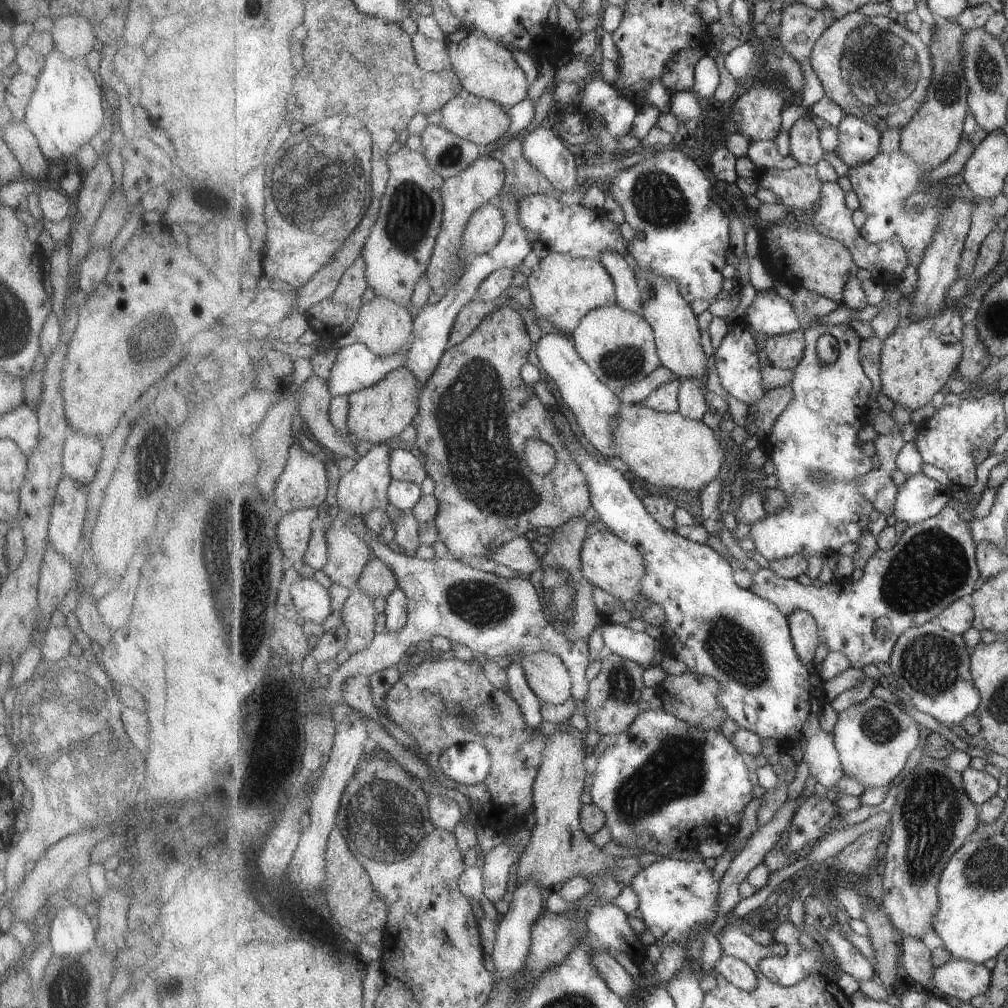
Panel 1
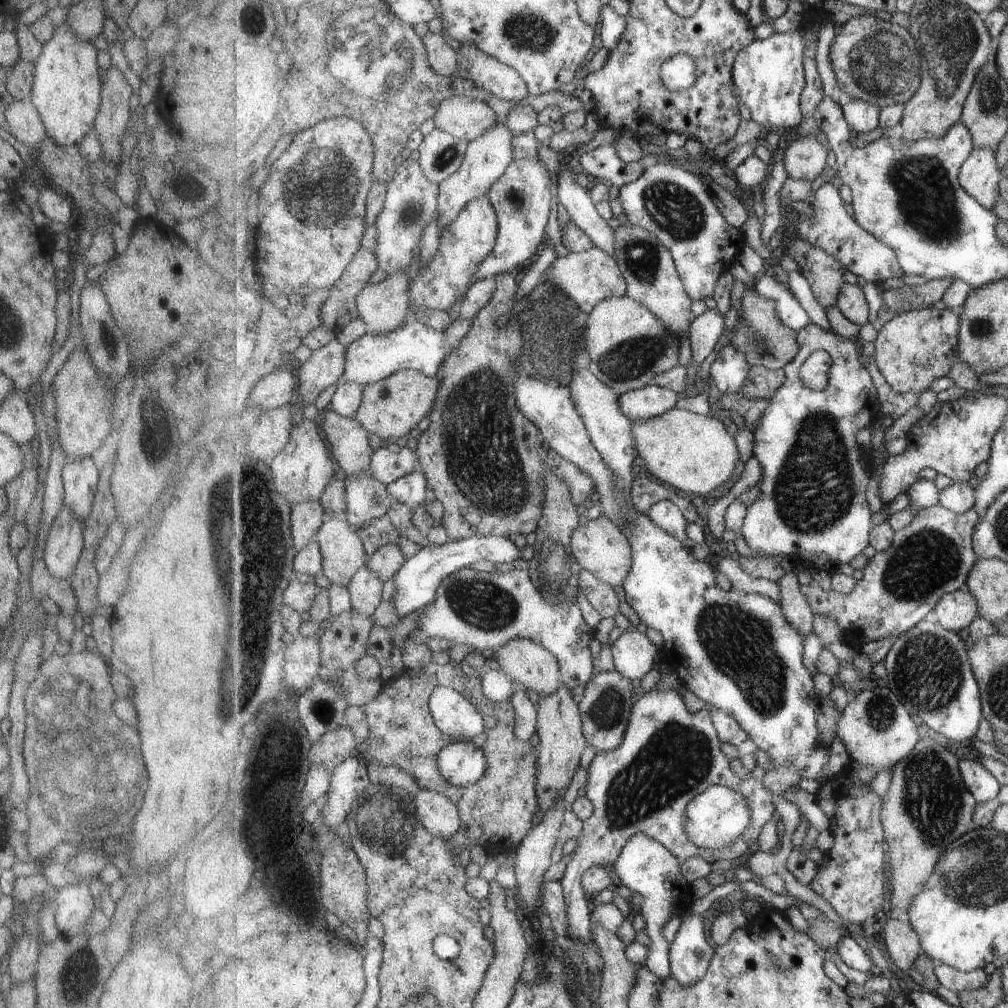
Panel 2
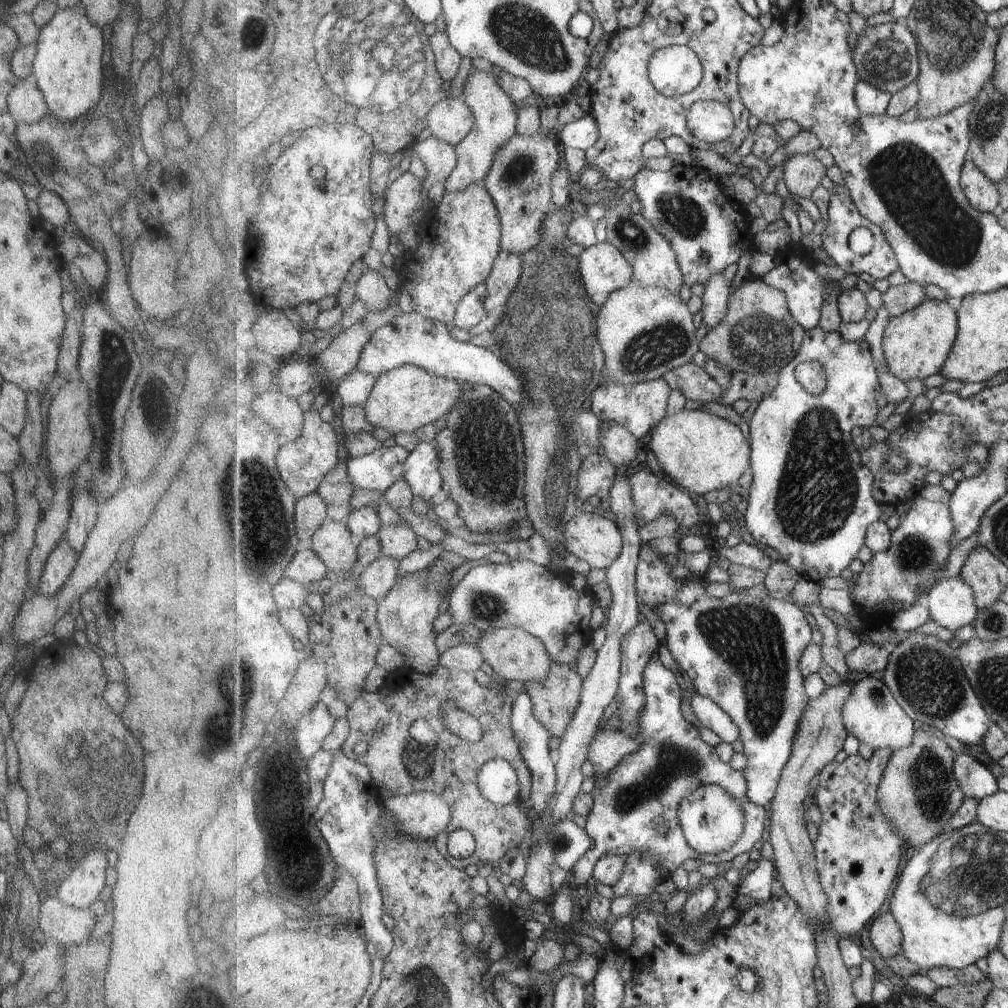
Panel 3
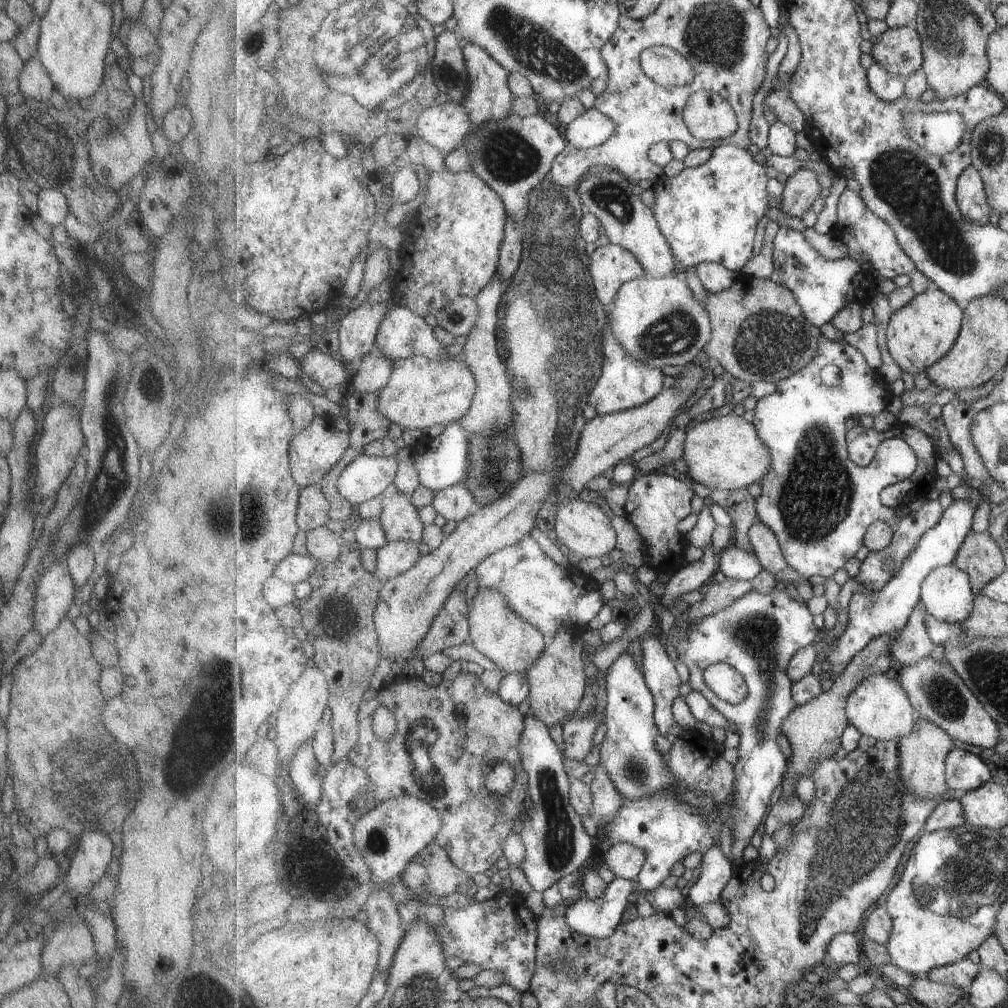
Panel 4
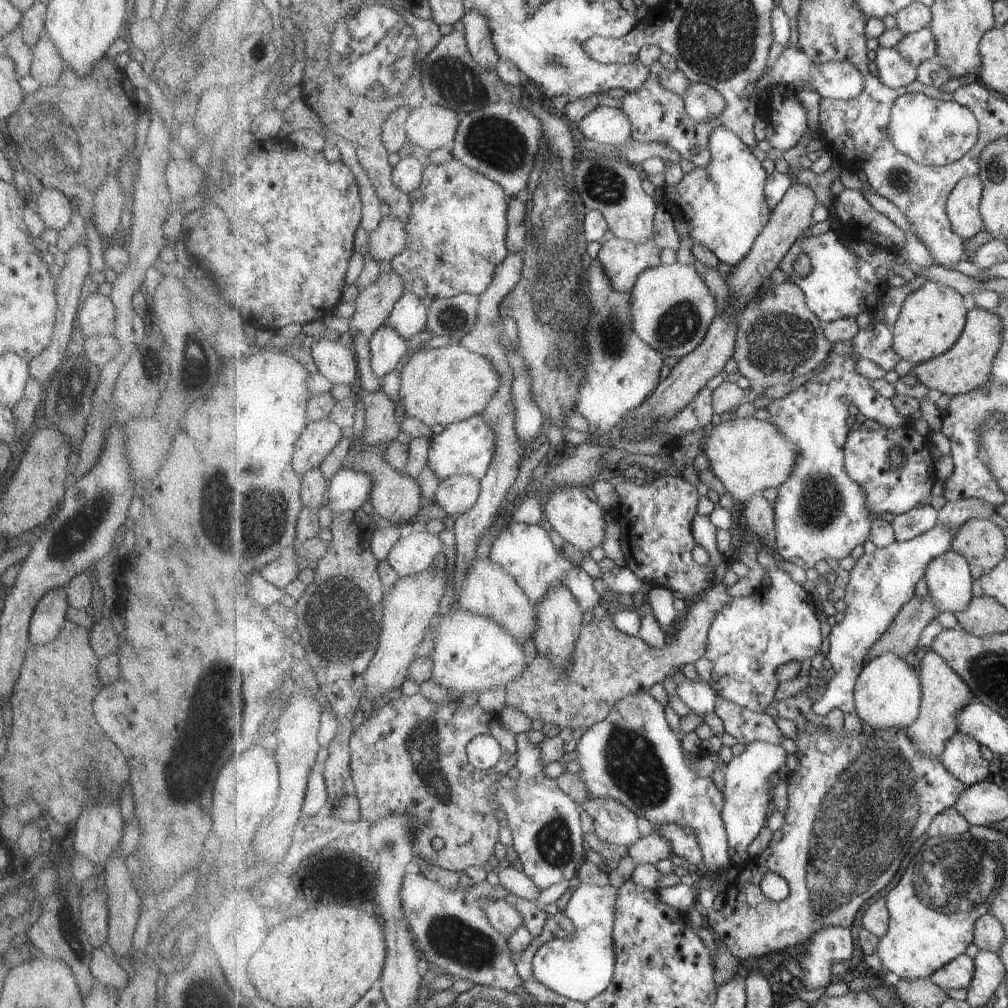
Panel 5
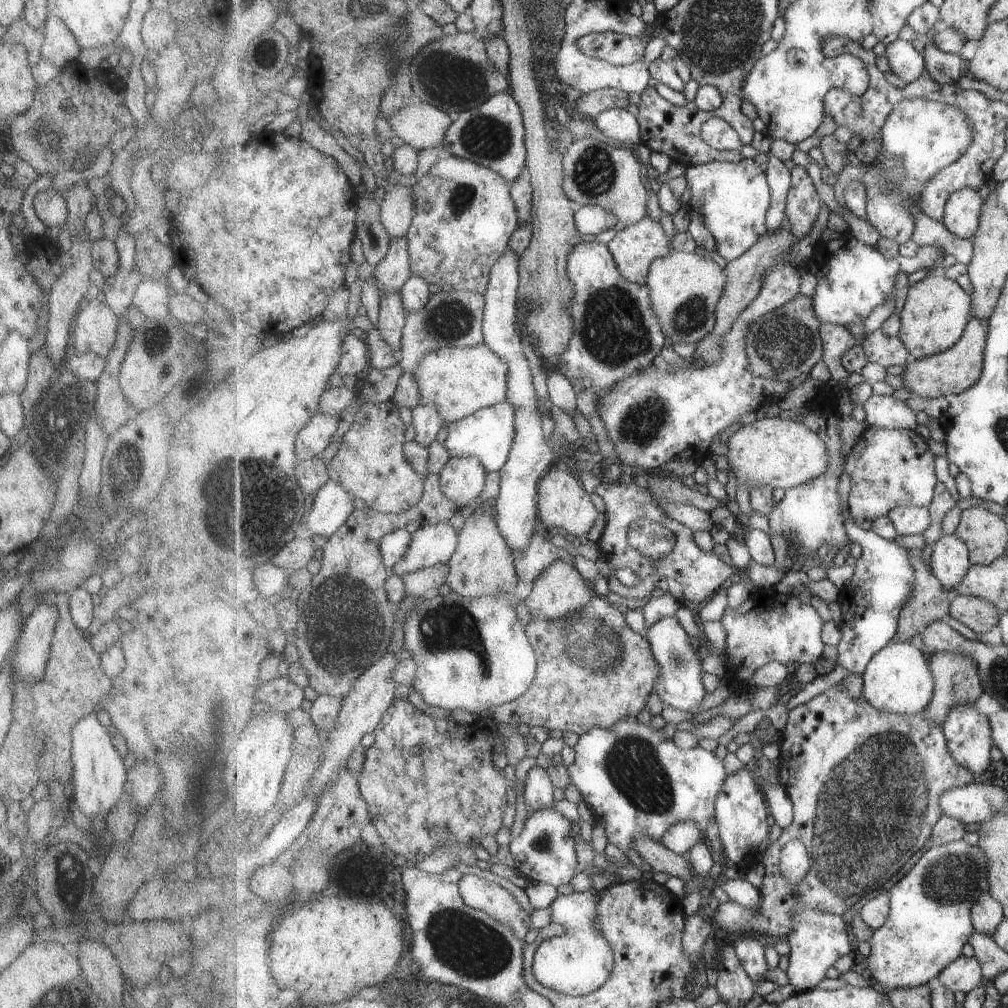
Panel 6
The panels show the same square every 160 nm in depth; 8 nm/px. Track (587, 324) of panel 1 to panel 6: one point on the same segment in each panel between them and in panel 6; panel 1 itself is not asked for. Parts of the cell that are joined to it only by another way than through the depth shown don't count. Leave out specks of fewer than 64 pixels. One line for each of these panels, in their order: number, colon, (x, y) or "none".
2: (628, 345)
3: (645, 332)
4: (658, 321)
5: (673, 308)
6: (685, 288)

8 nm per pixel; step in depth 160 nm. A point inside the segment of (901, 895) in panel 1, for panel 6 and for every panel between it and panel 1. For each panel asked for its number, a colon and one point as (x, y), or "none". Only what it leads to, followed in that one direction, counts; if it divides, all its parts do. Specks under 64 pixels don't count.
2: (927, 808)
3: (919, 794)
4: (923, 753)
5: (945, 691)
6: (958, 682)

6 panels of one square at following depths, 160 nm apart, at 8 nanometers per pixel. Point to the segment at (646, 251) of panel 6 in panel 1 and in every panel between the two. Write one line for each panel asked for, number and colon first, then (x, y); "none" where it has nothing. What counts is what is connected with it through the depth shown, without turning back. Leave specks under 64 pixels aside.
1: (565, 288)
2: (588, 278)
3: (604, 268)
4: (611, 266)
5: (624, 261)

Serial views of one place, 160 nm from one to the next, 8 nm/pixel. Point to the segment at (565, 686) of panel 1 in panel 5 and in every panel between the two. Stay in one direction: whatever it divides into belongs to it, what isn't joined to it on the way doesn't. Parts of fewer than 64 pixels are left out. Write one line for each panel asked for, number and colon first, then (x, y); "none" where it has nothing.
2: (534, 666)
3: (515, 654)
4: (512, 644)
5: (488, 589)

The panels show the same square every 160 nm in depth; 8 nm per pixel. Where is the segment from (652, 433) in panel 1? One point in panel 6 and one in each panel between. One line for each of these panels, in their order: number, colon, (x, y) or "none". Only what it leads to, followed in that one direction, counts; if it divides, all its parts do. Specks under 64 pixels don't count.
2: (692, 453)
3: (699, 451)
4: (725, 452)
5: (748, 455)
6: (771, 452)

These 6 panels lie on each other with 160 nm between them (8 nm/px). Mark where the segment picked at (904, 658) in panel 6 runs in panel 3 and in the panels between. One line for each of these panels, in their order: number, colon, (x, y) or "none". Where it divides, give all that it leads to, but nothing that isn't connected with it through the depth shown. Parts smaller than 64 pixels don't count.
3: (872, 714)
4: (880, 707)
5: (889, 692)

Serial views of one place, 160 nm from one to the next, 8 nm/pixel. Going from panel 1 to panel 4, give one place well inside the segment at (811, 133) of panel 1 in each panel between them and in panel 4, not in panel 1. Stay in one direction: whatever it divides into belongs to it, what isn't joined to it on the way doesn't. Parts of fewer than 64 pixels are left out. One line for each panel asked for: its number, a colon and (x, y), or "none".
2: (805, 158)
3: (802, 173)
4: (802, 188)

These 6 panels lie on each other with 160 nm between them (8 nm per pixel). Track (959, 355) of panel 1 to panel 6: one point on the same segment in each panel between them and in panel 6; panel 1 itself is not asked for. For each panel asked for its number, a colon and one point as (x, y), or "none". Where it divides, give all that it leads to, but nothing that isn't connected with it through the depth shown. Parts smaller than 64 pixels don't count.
2: (915, 348)
3: (916, 344)
4: (921, 333)
5: (932, 319)
6: (937, 310)

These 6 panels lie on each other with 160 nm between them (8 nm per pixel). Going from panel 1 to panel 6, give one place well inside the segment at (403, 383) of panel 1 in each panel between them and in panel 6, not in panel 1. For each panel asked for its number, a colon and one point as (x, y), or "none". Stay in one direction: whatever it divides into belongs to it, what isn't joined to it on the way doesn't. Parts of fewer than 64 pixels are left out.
2: (393, 407)
3: (402, 400)
4: (421, 392)
5: (443, 386)
6: (459, 381)

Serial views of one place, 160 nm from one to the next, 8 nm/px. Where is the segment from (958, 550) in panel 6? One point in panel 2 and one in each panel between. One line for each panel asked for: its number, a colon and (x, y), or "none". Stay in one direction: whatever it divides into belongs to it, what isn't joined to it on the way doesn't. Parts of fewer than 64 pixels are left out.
2: (955, 611)
3: (951, 602)
4: (947, 593)
5: (949, 577)

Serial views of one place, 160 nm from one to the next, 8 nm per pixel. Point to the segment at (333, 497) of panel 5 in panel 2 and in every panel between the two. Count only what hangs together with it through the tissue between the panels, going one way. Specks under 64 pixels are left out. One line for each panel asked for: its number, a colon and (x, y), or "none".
2: (389, 465)
3: (379, 471)
4: (367, 477)

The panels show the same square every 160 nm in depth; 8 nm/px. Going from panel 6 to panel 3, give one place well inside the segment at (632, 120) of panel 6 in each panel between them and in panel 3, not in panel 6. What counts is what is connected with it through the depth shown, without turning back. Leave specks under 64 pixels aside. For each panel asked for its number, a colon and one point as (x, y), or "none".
3: (582, 134)
4: (593, 128)
5: (609, 125)

